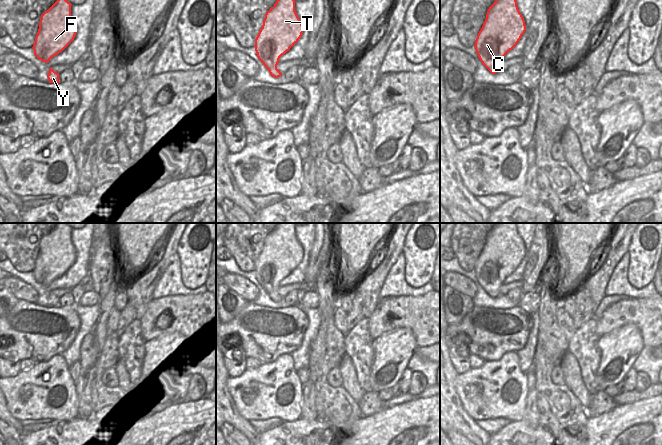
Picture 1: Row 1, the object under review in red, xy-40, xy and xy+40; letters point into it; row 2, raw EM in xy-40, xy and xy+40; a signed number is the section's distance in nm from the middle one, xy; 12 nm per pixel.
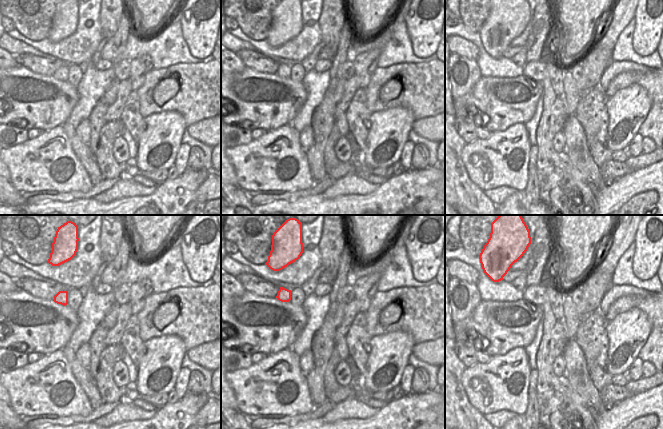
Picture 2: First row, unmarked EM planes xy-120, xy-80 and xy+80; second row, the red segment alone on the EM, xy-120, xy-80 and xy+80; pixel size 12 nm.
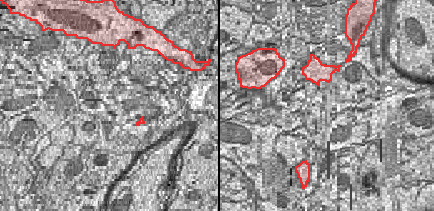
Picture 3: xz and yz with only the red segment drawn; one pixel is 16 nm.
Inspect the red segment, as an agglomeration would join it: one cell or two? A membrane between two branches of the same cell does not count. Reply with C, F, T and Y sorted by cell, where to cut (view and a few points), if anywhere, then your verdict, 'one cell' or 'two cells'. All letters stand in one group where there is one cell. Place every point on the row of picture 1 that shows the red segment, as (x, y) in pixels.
groups C F T Y; cut none; one cell

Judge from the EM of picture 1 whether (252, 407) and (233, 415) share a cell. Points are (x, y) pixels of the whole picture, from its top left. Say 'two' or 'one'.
two

